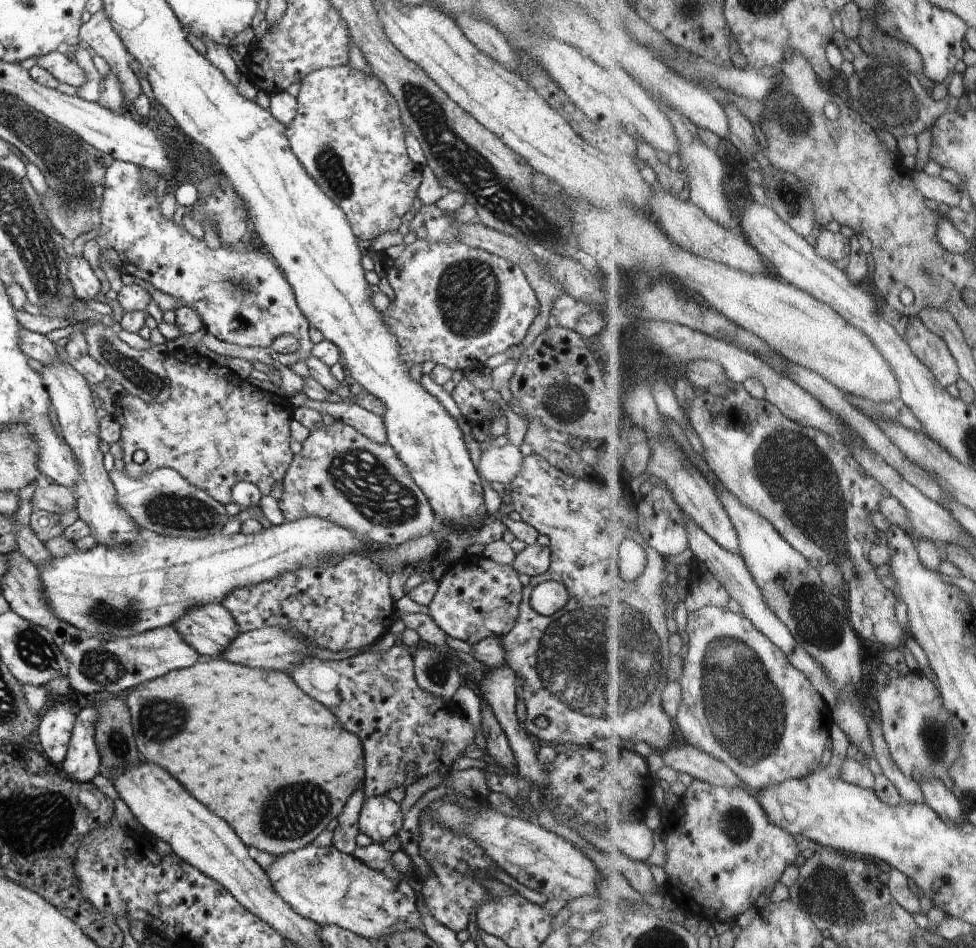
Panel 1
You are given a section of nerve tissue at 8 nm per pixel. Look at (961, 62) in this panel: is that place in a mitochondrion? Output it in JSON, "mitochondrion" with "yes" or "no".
{"mitochondrion":"no"}

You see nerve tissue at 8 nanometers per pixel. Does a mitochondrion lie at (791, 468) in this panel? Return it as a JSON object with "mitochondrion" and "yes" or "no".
{"mitochondrion":"yes"}

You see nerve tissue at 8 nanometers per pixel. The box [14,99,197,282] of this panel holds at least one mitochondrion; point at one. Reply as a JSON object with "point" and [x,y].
{"point":[67,211]}

